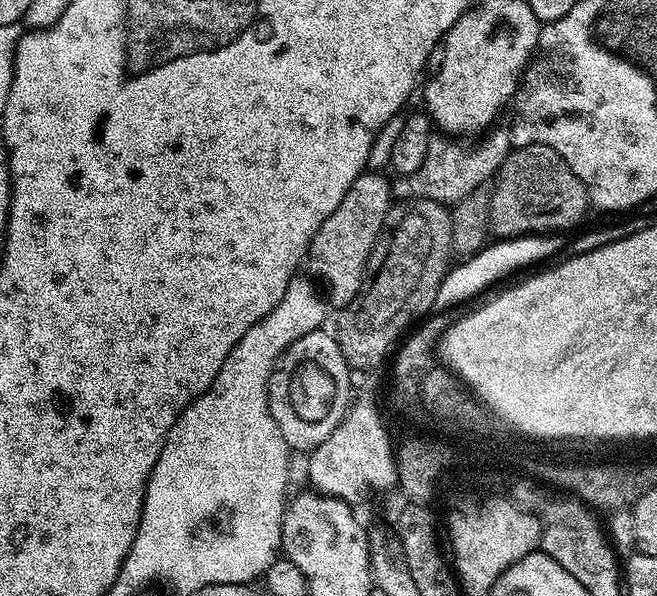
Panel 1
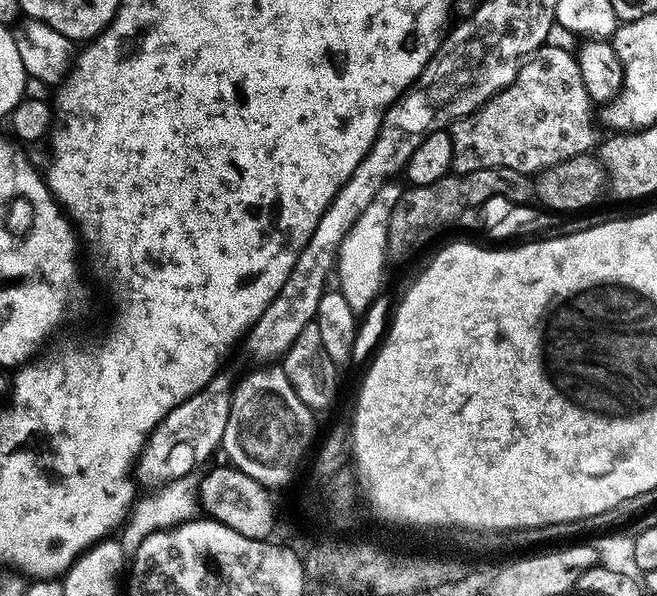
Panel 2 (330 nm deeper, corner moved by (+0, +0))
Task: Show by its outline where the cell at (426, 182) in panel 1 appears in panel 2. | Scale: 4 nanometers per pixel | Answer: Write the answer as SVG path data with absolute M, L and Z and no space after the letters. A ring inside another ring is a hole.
M551 44L525 60L514 82L469 116L451 124L453 173L505 168L539 174L558 162L591 153L597 147L598 112L590 94L586 94L582 70L578 70L571 51Z

